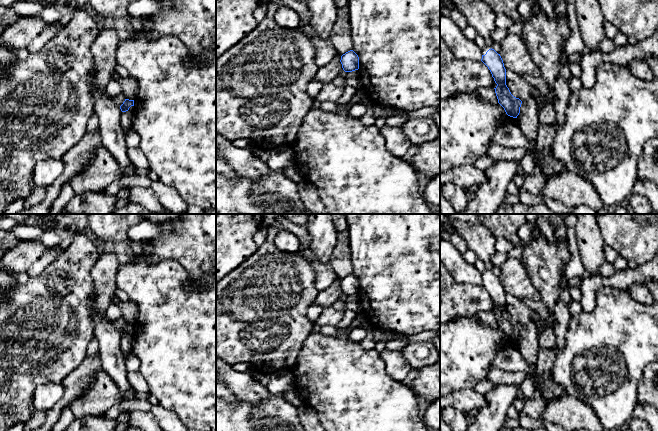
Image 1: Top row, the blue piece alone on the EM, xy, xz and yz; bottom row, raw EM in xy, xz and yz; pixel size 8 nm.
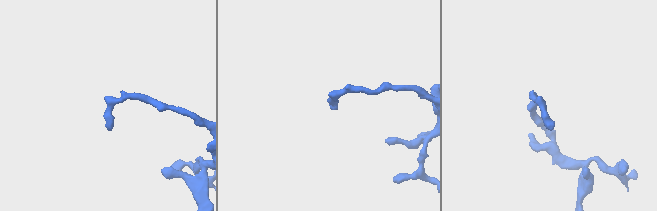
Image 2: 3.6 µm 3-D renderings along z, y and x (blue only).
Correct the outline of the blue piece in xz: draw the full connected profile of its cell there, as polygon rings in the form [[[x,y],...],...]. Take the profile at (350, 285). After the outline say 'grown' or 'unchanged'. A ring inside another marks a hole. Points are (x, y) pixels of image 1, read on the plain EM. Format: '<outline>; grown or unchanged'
[[[353,274],[343,278],[340,286],[345,296],[352,296],[359,293],[359,281]]]; unchanged

